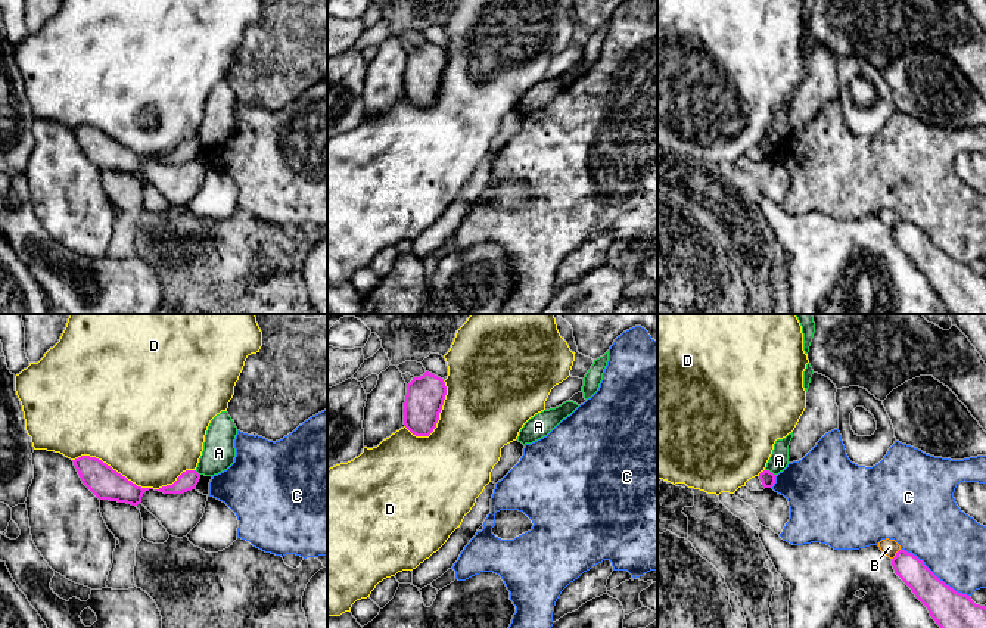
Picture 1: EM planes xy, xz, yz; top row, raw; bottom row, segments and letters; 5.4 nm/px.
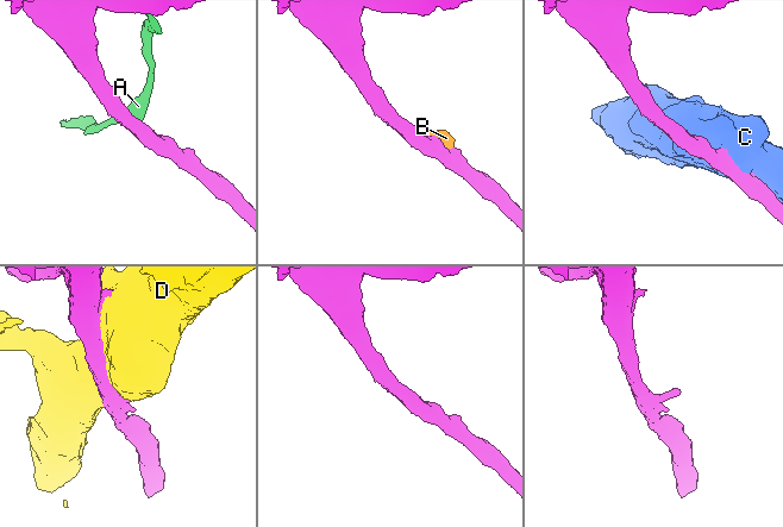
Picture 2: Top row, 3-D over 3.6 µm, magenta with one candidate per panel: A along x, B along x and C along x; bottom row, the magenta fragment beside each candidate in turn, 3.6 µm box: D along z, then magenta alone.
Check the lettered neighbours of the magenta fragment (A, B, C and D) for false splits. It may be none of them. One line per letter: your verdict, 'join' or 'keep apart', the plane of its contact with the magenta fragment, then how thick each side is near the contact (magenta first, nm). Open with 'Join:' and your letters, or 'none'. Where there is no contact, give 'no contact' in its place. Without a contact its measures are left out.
Join: none
A: keep apart; contact in yz; calibres 80 and 110 nm
B: keep apart; contact in yz; calibres 160 and 90 nm
C: keep apart; contact in yz; calibres 220 and 360 nm
D: keep apart; contact in xy; calibres 180 and 480 nm

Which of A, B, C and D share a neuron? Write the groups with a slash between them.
A / B / C / D

